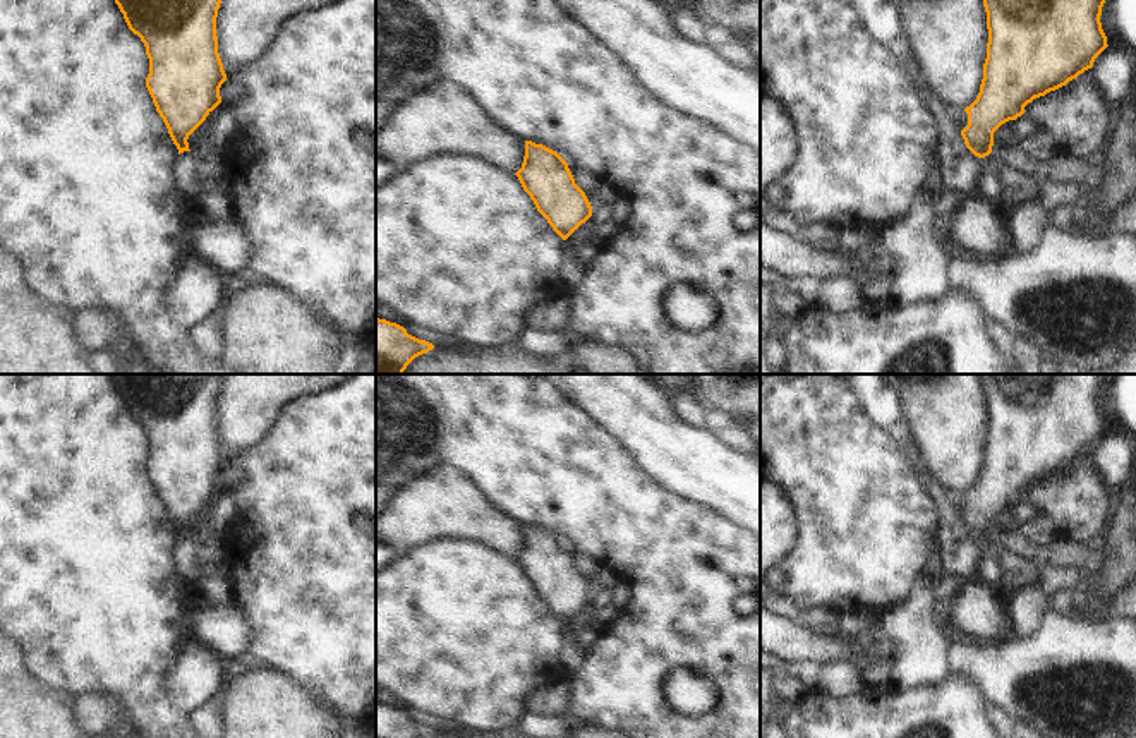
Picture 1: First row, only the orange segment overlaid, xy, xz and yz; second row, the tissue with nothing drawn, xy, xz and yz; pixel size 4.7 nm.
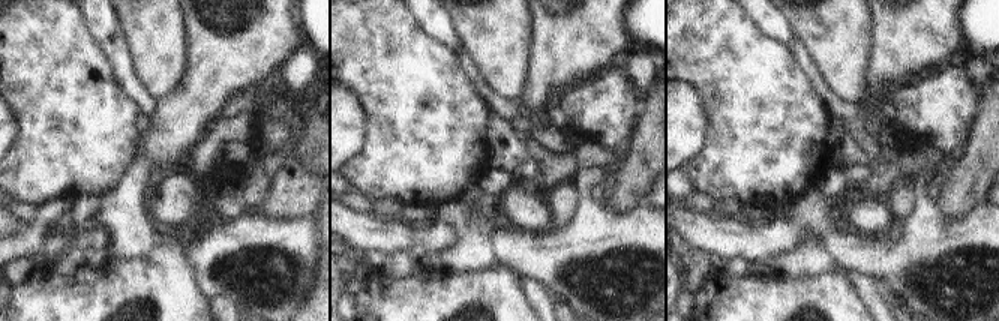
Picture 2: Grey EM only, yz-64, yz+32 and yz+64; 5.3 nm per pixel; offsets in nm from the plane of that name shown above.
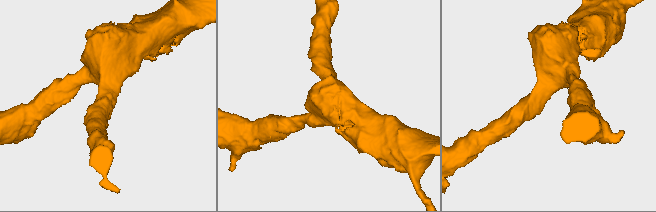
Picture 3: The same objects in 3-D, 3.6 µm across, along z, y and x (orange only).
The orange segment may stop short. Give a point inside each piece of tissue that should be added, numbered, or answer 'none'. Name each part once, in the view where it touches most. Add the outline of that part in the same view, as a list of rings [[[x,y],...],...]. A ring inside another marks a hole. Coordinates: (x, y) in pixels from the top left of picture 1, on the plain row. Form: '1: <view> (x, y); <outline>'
none

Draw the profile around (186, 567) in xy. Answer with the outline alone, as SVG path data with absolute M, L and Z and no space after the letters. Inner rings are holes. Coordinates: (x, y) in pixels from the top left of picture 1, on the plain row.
M184 535L177 539L172 551L175 573L190 585L197 584L204 575L204 570L196 561L194 546L196 542L192 541L192 537Z

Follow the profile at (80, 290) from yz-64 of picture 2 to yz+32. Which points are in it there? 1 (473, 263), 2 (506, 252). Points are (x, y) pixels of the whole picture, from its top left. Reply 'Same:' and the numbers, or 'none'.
Same: none

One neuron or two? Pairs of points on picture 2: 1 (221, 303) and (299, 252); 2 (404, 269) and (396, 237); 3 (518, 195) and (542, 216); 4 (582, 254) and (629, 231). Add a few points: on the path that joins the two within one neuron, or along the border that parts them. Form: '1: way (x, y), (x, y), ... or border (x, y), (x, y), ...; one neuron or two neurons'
1: border (209, 299), (227, 296), (237, 305); two neurons
2: border (366, 251), (408, 254), (419, 261); two neurons
3: way (524, 201), (536, 213); one neuron
4: way (594, 254), (602, 254), (617, 243); one neuron

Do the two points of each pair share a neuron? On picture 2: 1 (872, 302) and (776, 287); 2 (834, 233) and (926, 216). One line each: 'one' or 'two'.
1: two
2: one

